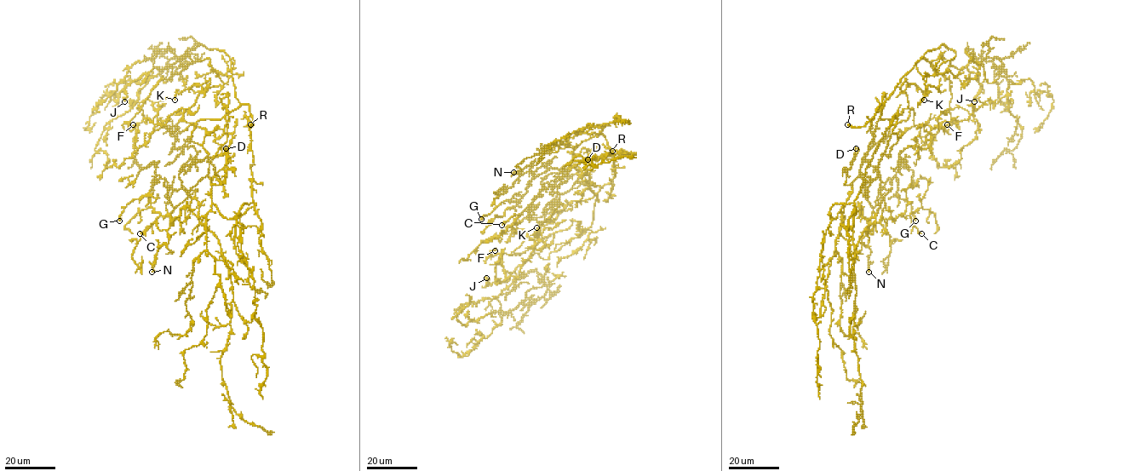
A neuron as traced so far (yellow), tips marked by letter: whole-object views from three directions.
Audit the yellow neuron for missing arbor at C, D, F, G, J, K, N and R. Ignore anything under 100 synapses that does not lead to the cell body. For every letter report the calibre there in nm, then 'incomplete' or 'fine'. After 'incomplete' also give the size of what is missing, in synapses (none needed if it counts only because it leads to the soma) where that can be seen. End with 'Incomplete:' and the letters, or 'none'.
C: calibre 400 nm; fine
D: calibre 130 nm; fine
F: calibre 150 nm; fine
G: calibre 500 nm; fine
J: calibre 120 nm; fine
K: calibre 150 nm; fine
N: calibre 130 nm; fine
R: calibre 320 nm; incomplete
Incomplete: R

